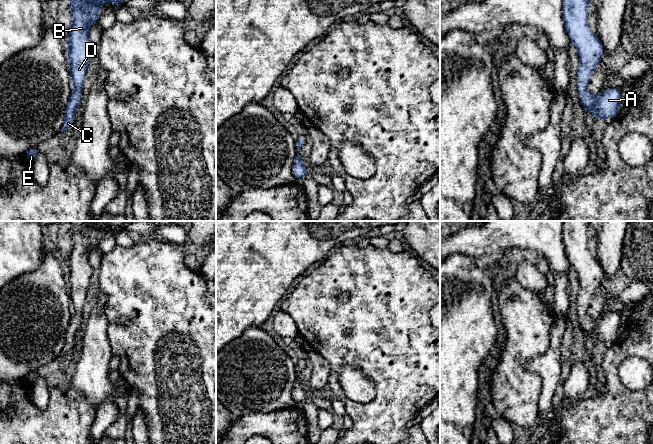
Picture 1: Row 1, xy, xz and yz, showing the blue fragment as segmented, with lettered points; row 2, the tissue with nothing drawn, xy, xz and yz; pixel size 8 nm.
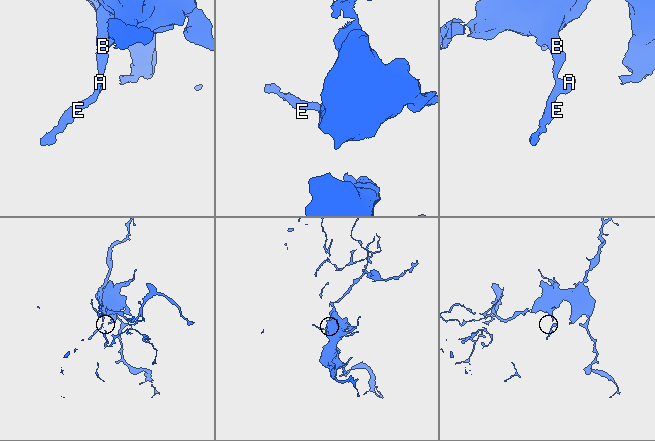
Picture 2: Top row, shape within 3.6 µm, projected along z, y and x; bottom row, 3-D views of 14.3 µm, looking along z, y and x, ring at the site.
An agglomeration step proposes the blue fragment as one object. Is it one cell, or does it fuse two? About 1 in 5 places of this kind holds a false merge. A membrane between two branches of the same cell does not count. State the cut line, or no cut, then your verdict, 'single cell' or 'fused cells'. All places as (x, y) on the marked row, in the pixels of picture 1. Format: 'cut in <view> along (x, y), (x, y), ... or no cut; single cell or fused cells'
no cut; single cell

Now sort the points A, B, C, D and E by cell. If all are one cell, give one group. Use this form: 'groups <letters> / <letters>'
groups A B C D E

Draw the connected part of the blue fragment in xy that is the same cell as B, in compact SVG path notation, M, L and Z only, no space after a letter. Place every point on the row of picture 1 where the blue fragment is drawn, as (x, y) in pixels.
M71 0L71 27L67 43L67 56L72 79L73 93L65 110L62 132L65 132L74 122L76 109L82 99L82 86L86 76L86 68L90 61L93 44L88 38L90 27L97 23L103 7L101 2L119 4L125 0L95 0L96 4L88 4L86 0Z

